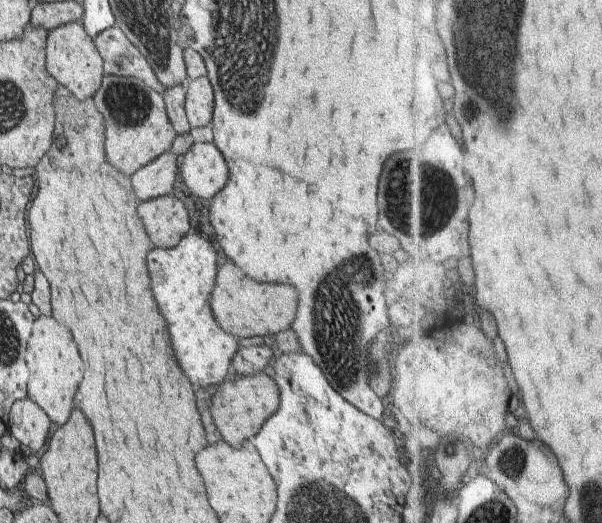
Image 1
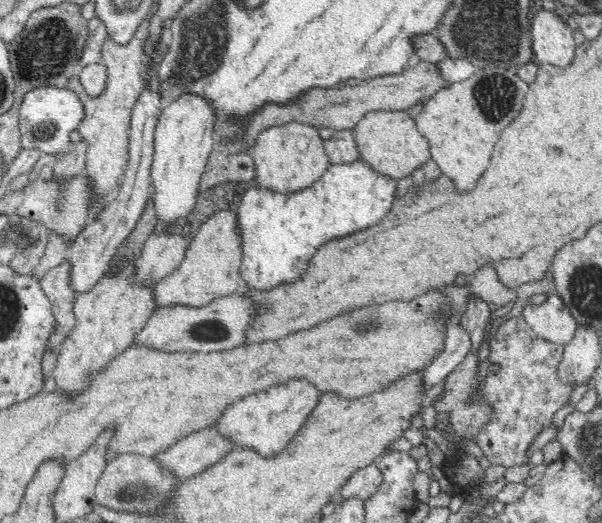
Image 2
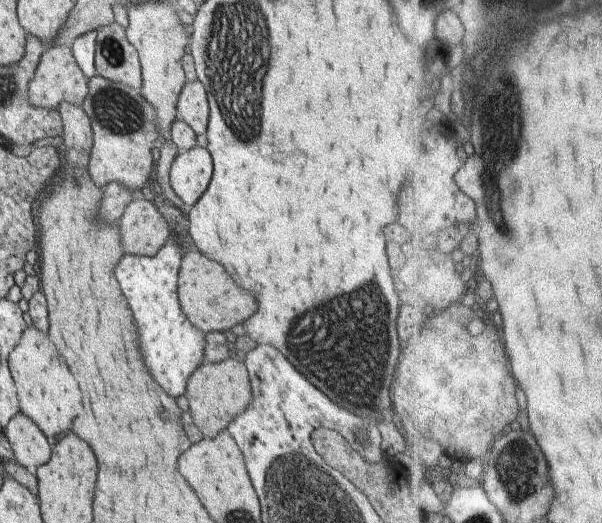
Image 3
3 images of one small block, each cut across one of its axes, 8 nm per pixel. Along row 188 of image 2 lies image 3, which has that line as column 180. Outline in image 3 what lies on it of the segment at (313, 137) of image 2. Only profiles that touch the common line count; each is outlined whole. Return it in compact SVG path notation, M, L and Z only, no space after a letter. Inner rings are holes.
M186 249L181 262L180 278L178 278L179 303L183 313L204 332L226 332L236 324L242 324L248 320L258 304L254 292L246 292L240 288L234 278L216 262L208 260L204 254L198 251Z

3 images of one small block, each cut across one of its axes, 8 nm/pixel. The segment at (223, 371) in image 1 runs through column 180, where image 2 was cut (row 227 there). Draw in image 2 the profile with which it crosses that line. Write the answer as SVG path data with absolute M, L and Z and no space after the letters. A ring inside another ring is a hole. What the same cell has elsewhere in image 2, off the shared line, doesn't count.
M361 157L350 164L332 164L326 168L326 174L320 176L310 188L292 192L292 194L276 194L268 188L254 185L252 182L241 188L242 200L237 209L237 221L239 224L239 236L242 238L242 256L240 272L241 281L258 290L272 290L286 282L296 282L302 278L302 274L308 268L308 262L312 260L314 252L326 244L328 240L338 240L344 236L350 236L354 232L360 232L376 222L380 222L394 200L396 184L392 180L378 178L374 170L363 162Z

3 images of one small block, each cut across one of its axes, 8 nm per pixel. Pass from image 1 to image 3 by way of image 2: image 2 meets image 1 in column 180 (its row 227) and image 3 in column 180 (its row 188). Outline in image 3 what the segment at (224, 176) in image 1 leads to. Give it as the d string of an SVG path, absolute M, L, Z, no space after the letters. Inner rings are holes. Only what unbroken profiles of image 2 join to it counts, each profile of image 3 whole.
M192 147L176 155L170 169L170 184L187 208L196 204L208 188L213 160L207 147Z

